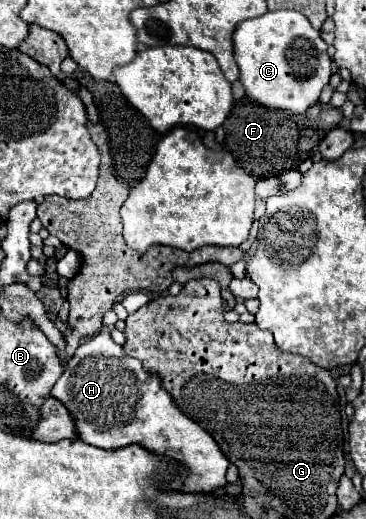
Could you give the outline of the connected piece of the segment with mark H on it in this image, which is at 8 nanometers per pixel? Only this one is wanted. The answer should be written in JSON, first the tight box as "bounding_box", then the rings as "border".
{"bounding_box":[52,331,230,493],"border":[[[100,331],[96,337],[92,337],[88,343],[80,345],[74,353],[74,357],[68,361],[66,371],[58,379],[58,383],[52,389],[52,397],[64,401],[64,405],[70,409],[72,417],[76,417],[78,425],[78,437],[88,443],[102,449],[120,449],[132,443],[142,445],[144,449],[168,455],[176,459],[178,463],[184,463],[188,469],[188,477],[184,479],[184,489],[188,493],[212,493],[216,489],[222,489],[226,485],[226,469],[230,461],[222,455],[216,441],[192,419],[188,419],[172,401],[172,397],[160,387],[158,375],[148,375],[138,359],[126,357],[122,353],[122,347],[116,345],[110,337],[110,333]]]}

